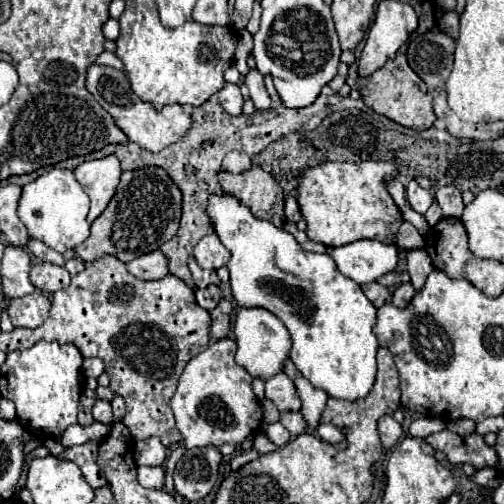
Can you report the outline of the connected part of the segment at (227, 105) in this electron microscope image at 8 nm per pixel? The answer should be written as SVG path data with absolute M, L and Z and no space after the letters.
M224 84L224 88L218 92L218 100L220 104L224 106L224 110L232 116L238 116L242 114L242 94L240 94L240 88L238 84Z

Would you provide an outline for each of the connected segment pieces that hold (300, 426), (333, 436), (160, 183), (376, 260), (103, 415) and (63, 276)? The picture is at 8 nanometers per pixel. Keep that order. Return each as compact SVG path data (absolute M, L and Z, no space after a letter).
M284 412L284 414L280 416L280 422L288 428L288 432L290 432L292 436L302 434L304 428L306 428L306 422L304 422L304 418L302 418L300 412Z
M320 424L318 434L322 436L322 440L326 440L330 444L338 444L338 442L342 442L346 438L344 436L344 428L338 428L334 424Z
M140 168L122 172L120 186L106 210L90 226L90 236L76 246L76 254L84 262L94 262L104 254L116 256L122 262L130 262L142 254L158 250L160 244L170 240L180 224L182 192L170 180L164 168Z
M358 240L328 254L338 264L338 270L358 284L376 282L380 276L392 272L398 262L396 246L382 244L378 240Z
M96 400L94 408L92 408L92 418L94 422L100 422L100 424L112 424L112 406L110 402L104 402L104 400Z
M36 264L30 272L30 282L44 294L54 294L60 288L66 288L70 284L70 274L62 266L54 264Z

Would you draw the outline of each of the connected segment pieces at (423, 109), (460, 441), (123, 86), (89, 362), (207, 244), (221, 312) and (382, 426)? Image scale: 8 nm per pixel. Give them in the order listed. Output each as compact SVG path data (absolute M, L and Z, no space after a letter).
M398 51L396 58L386 62L384 68L376 70L374 74L370 74L366 78L356 76L356 64L350 66L348 74L350 74L348 84L360 92L364 104L368 108L372 108L374 112L378 112L406 128L414 128L414 130L428 130L434 124L436 116L432 110L432 96L428 94L426 84L410 68L405 52Z
M440 430L436 434L430 434L426 442L434 448L446 454L450 464L470 464L476 470L496 466L498 456L494 446L488 446L484 442L484 436L480 434L468 434L468 436L458 436L450 430Z
M92 64L88 68L88 74L86 74L86 88L100 102L100 106L112 114L114 122L118 124L118 128L122 132L126 132L128 140L136 142L144 150L160 152L162 148L166 148L166 146L174 144L176 140L180 140L188 132L188 128L192 126L192 116L180 104L168 104L158 112L158 110L154 110L152 104L140 100L132 92L130 82L128 82L128 78L122 70Z
M99 358L84 359L82 372L87 378L98 378L104 372L104 363Z
M216 234L204 236L196 248L194 248L194 258L202 268L220 268L226 266L230 260L230 252L224 248L220 238Z
M220 300L220 304L210 312L212 316L210 338L212 340L226 338L226 334L230 332L230 314L232 314L232 304L228 300Z
M382 416L378 420L378 434L384 446L396 446L402 436L402 426L392 416Z

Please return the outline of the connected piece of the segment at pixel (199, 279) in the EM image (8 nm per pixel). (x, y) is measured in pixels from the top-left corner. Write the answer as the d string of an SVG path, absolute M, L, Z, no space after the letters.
M190 260L190 272L192 272L192 276L194 276L194 282L196 282L196 286L198 288L206 288L206 286L210 286L210 284L220 284L220 280L216 278L214 282L210 282L210 274L208 272L204 272L194 260Z

